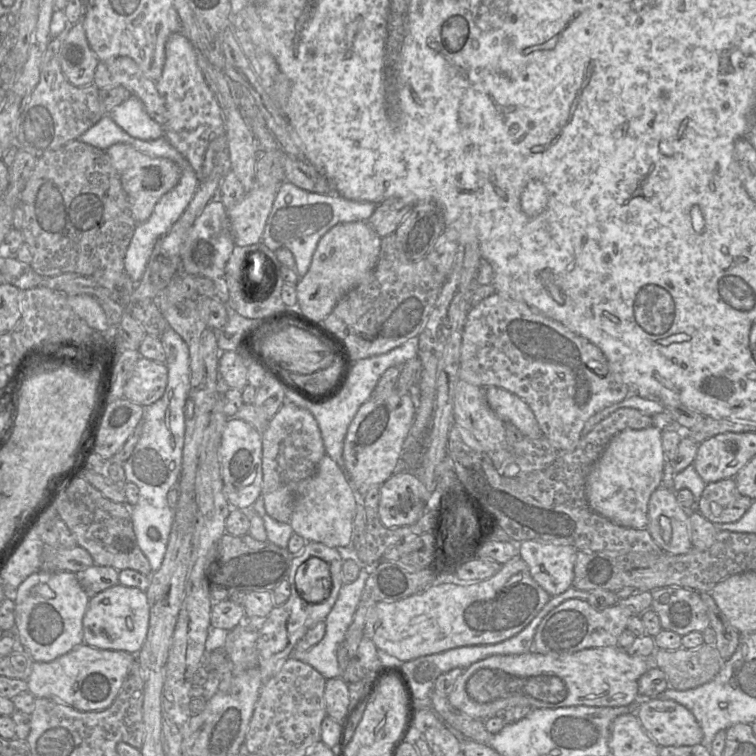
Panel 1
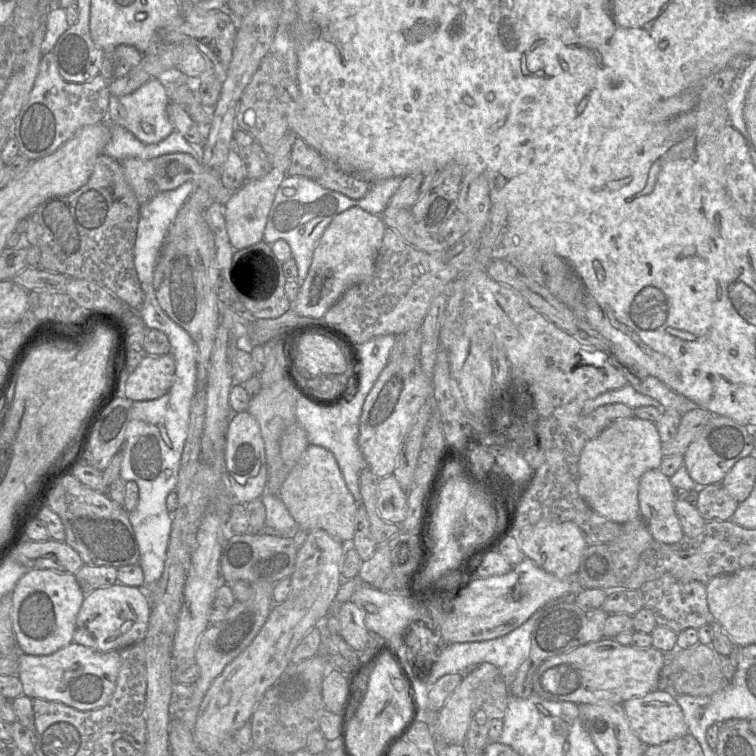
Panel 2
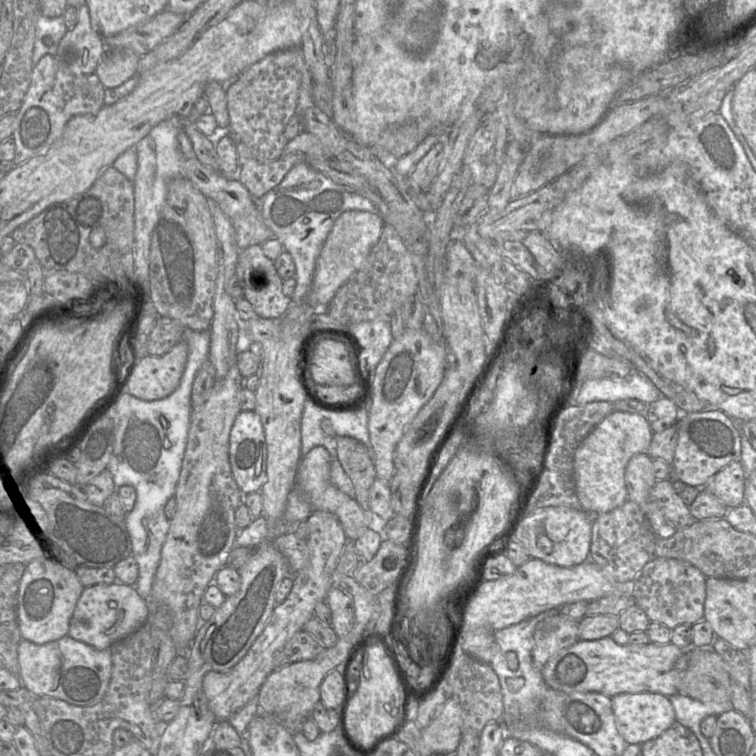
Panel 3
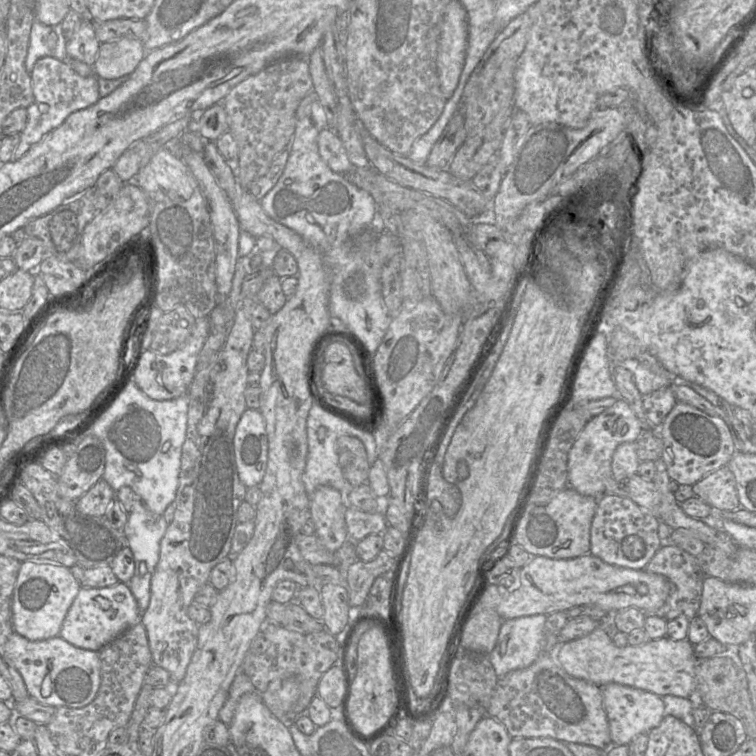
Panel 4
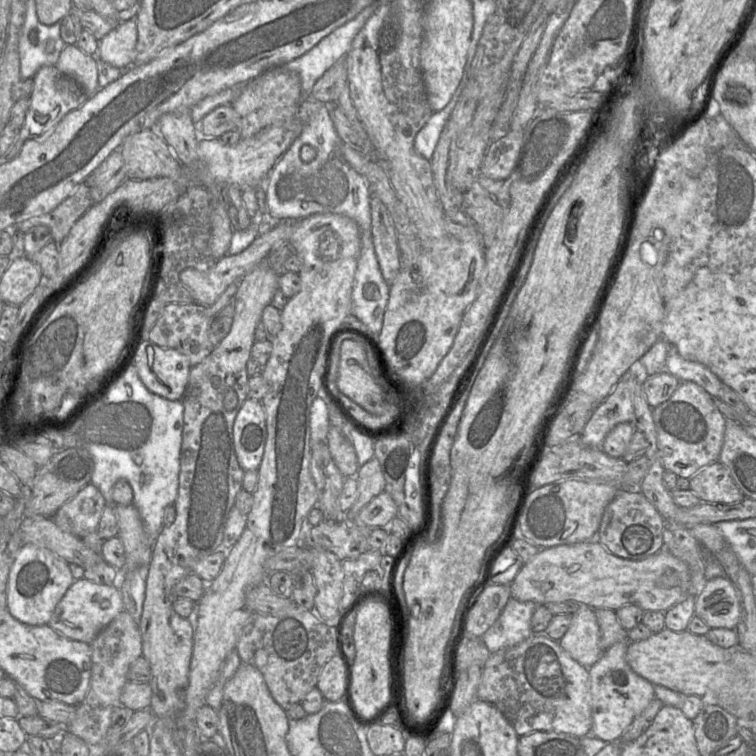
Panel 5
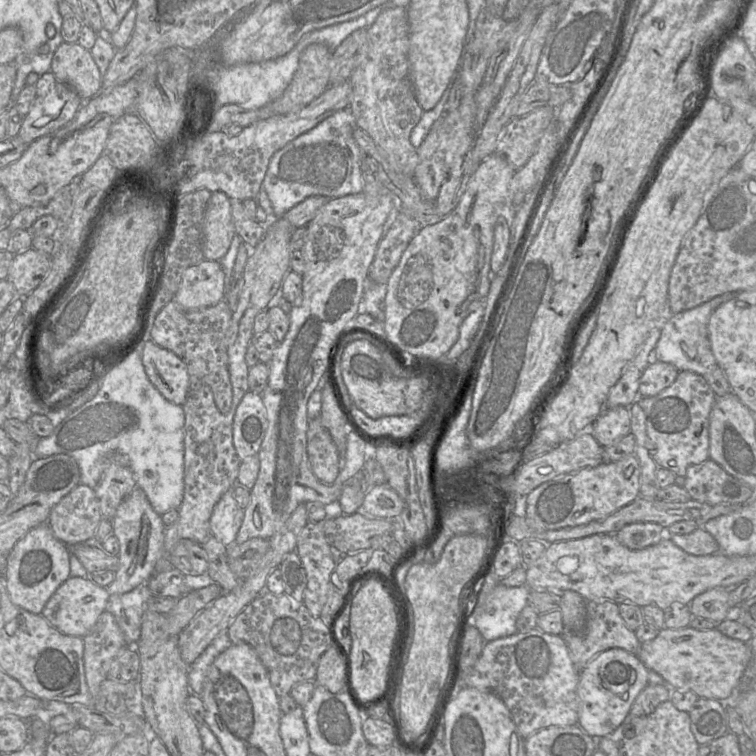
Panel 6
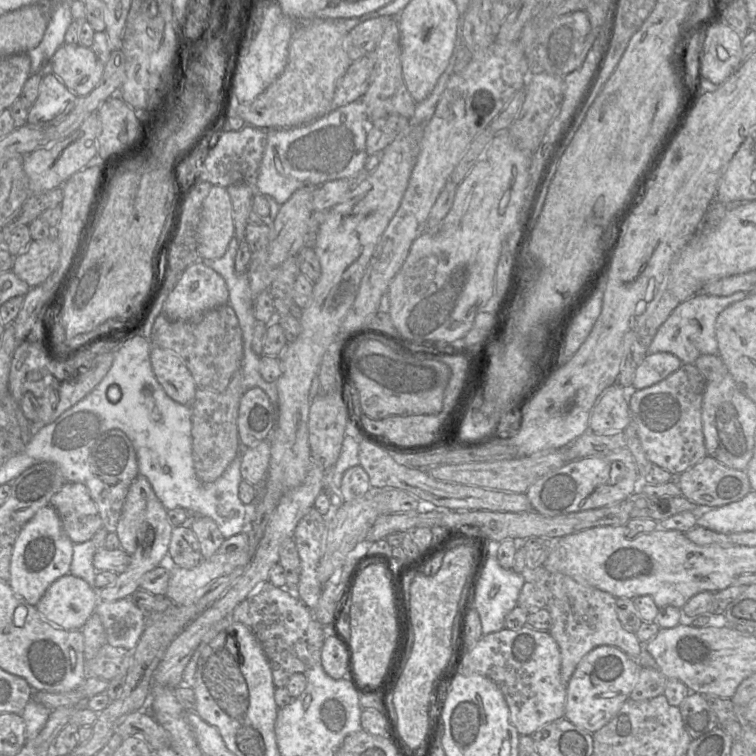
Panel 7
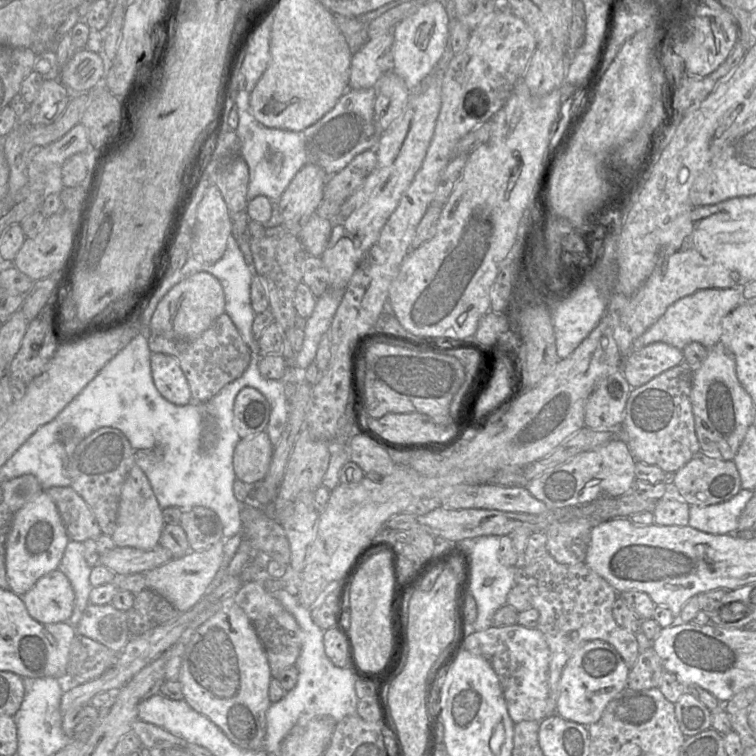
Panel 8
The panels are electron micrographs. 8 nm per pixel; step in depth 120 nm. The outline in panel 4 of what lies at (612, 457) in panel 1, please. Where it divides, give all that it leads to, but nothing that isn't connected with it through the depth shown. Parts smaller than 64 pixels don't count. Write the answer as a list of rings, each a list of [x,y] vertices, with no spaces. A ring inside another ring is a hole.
[[[623,399],[617,400],[612,407],[590,419],[569,452],[569,486],[584,496],[600,498],[607,495],[605,487],[607,479],[613,476],[611,464],[615,449],[621,443],[636,442],[643,430],[640,419]]]

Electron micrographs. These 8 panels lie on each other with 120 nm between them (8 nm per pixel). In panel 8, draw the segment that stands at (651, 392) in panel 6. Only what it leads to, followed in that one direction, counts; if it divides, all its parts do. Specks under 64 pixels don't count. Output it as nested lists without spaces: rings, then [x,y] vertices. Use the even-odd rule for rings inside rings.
[[[654,342],[639,350],[632,350],[622,360],[621,370],[630,387],[635,389],[683,362],[682,350]]]

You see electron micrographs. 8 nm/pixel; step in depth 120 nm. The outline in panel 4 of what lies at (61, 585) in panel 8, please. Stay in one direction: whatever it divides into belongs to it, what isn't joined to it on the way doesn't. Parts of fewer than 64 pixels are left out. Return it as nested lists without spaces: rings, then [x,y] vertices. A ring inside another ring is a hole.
[[[118,581],[118,583],[113,586],[102,588],[81,586],[64,618],[59,635],[74,646],[99,651],[105,644],[122,634],[131,626],[139,623],[141,616],[142,613],[137,601],[126,583]]]

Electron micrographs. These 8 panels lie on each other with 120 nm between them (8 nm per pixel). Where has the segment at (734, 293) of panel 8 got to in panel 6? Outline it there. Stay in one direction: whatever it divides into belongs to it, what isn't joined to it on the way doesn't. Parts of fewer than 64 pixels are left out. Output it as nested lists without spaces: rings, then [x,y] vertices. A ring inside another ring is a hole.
[[[724,293],[695,308],[672,315],[665,323],[655,347],[658,361],[674,365],[679,371],[705,375],[716,366],[708,338],[708,322],[712,313],[723,303],[736,298],[738,293]]]

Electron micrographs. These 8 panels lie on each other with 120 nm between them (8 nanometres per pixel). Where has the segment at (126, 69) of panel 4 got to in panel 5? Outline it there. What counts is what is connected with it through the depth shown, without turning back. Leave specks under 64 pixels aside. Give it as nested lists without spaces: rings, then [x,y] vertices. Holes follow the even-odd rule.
[[[136,19],[123,21],[99,40],[97,54],[102,61],[126,70],[134,64],[137,37]]]

